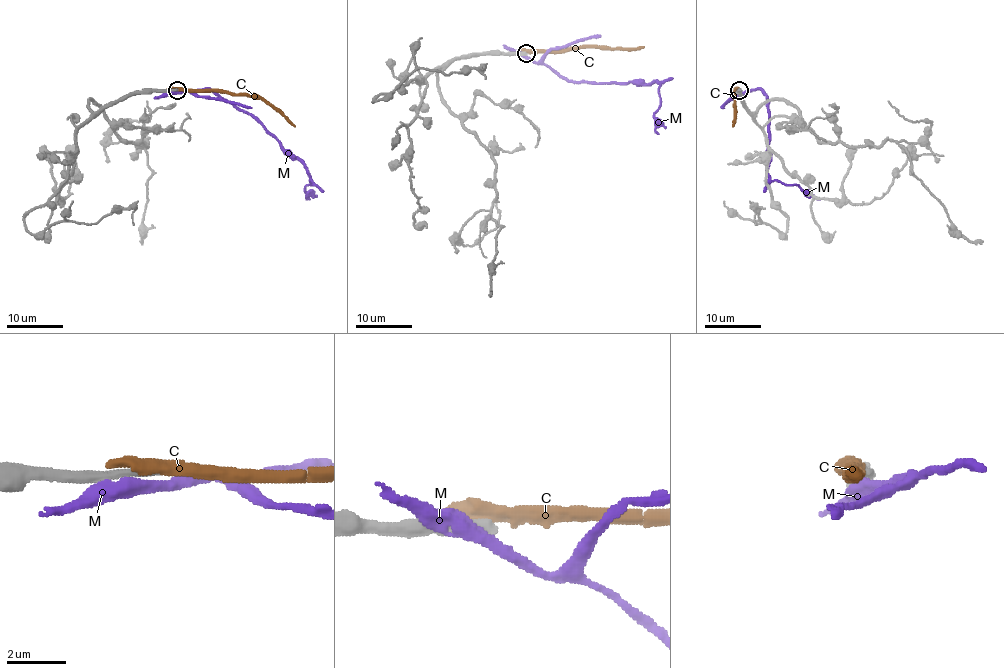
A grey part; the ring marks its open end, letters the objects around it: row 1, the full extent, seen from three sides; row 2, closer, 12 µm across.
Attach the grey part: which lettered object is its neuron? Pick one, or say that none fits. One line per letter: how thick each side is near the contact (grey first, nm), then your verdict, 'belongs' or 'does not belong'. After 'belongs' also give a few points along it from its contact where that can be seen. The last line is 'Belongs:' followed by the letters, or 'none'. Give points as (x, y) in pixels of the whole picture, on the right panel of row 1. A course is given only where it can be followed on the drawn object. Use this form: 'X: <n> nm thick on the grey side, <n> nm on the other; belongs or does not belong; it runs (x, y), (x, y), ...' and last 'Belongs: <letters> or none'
C: 480 nm thick on the grey side, 480 nm on the other; does not belong
M: 380 nm thick on the grey side, 480 nm on the other; does not belong
Belongs: none

